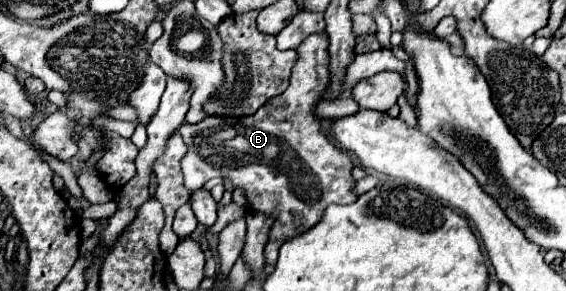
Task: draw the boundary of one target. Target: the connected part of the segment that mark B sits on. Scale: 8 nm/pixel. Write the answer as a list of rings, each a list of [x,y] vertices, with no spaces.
[[[327,32],[313,34],[297,48],[297,64],[291,74],[289,88],[271,98],[255,116],[239,120],[209,116],[203,122],[179,128],[189,152],[183,158],[185,188],[195,192],[209,178],[227,176],[235,188],[243,188],[249,206],[265,210],[275,218],[265,246],[269,264],[277,262],[279,248],[285,240],[311,230],[325,214],[329,204],[349,204],[357,200],[351,176],[353,162],[349,154],[337,148],[321,132],[321,122],[315,114],[317,104],[329,86],[329,36]]]

